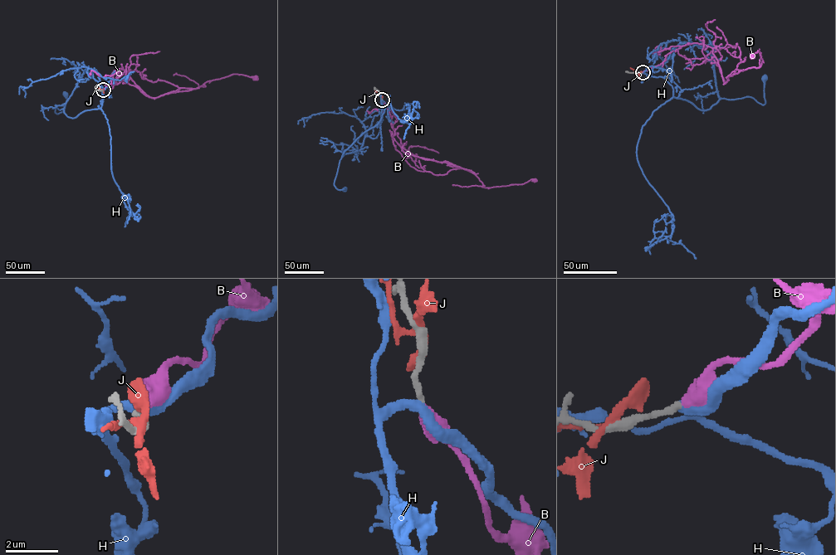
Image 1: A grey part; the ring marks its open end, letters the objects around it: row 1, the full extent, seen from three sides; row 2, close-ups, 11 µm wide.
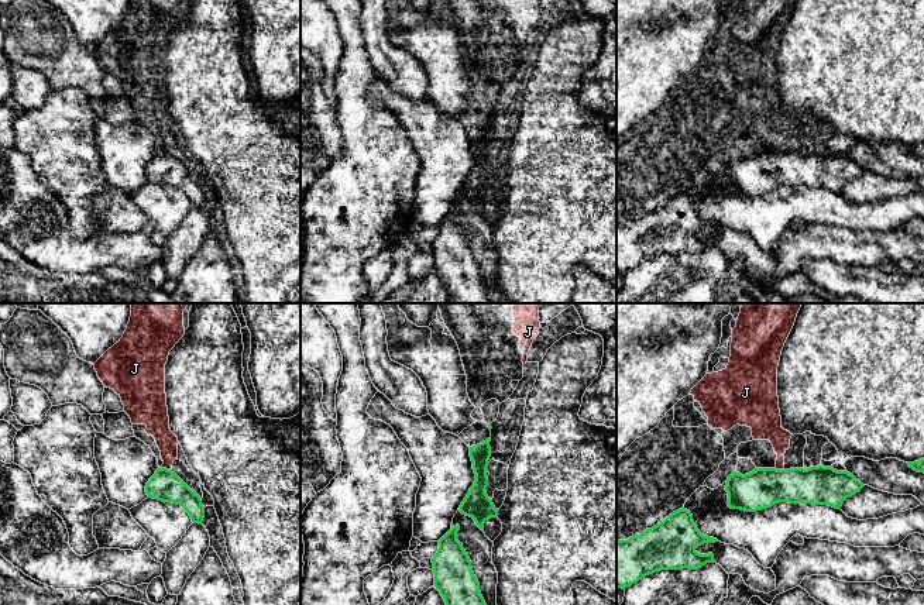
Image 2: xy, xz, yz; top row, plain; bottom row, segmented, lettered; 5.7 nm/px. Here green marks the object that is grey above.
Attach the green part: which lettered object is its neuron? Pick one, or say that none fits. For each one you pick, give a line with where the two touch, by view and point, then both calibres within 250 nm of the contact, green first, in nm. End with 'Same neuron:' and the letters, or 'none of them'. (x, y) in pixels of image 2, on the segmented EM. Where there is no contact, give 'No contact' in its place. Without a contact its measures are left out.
B: No contact
Same neuron: B

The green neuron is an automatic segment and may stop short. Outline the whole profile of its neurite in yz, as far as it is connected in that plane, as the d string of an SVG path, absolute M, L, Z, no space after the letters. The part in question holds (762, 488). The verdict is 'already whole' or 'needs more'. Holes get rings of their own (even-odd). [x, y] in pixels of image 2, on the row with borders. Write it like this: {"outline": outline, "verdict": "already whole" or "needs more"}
{"outline": "M818 465L807 470L755 468L745 475L734 471L727 479L725 491L728 492L727 503L731 509L756 512L767 509L779 502L807 502L841 509L844 501L859 492L863 487L865 485L848 471L837 471L832 467Z", "verdict": "already whole"}

